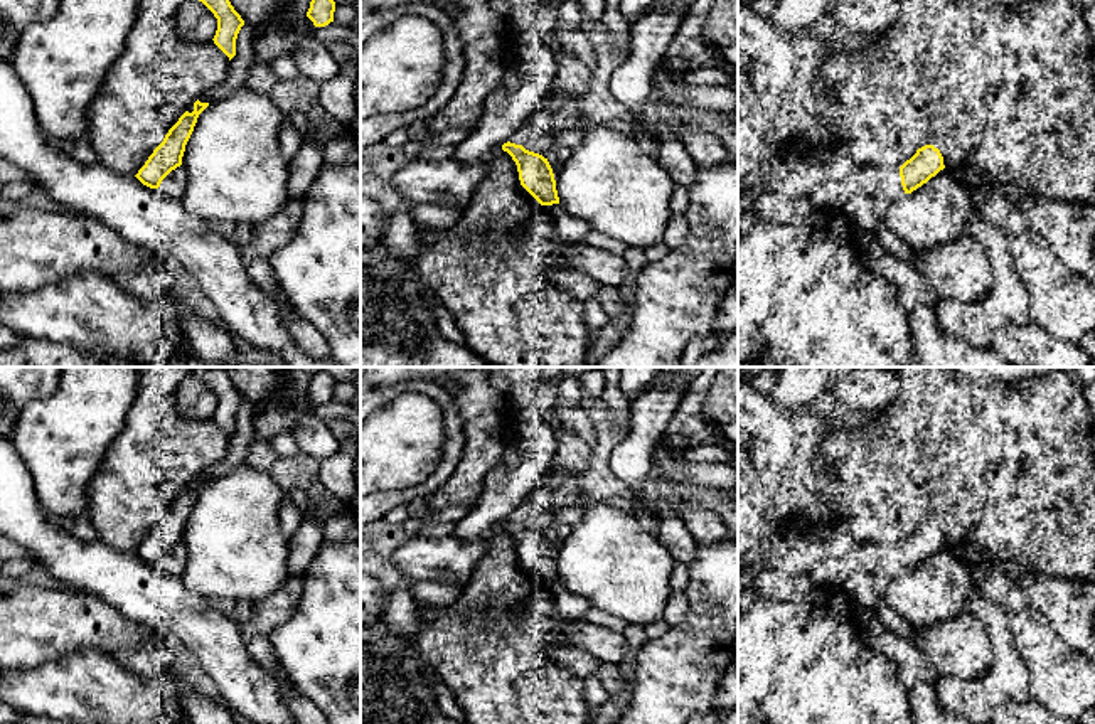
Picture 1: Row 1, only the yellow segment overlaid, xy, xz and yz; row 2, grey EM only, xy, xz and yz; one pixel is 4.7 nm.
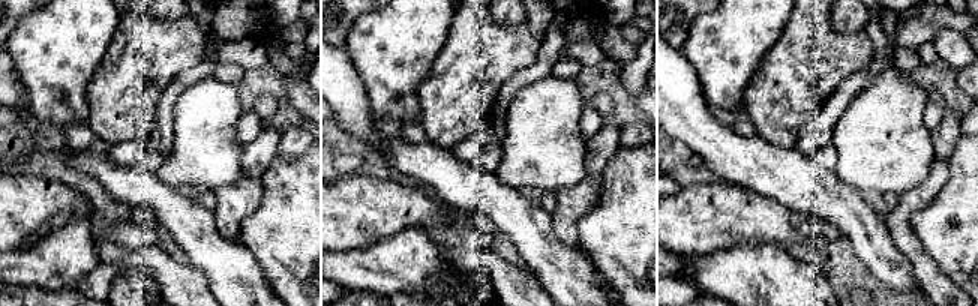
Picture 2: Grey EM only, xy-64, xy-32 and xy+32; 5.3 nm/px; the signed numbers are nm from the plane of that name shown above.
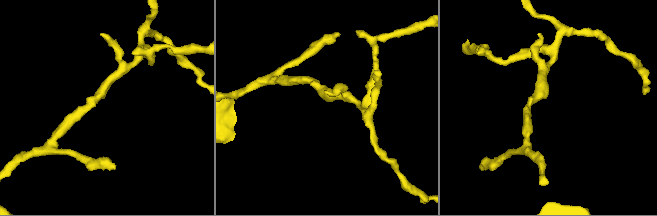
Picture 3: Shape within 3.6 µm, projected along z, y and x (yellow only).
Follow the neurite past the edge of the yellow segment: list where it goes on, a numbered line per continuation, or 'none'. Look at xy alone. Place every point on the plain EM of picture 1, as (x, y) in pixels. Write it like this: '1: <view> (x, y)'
none

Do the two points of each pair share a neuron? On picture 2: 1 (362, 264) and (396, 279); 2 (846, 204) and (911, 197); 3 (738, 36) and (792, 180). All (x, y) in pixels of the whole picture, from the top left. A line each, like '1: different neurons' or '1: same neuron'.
1: same neuron
2: different neurons
3: different neurons

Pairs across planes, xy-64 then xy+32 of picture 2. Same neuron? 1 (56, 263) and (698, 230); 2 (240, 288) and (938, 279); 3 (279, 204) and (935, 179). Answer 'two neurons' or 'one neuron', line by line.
1: two neurons
2: two neurons
3: two neurons

